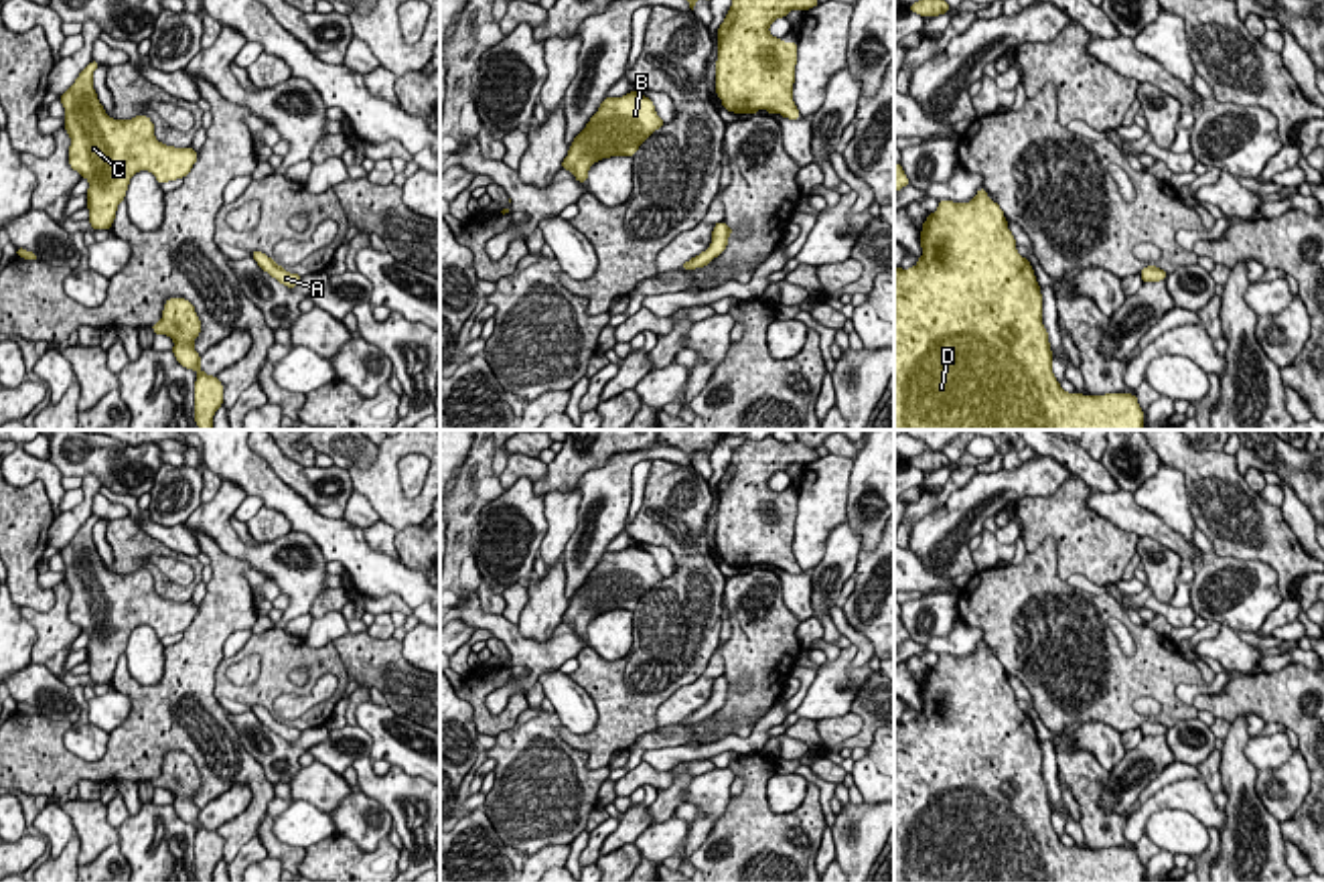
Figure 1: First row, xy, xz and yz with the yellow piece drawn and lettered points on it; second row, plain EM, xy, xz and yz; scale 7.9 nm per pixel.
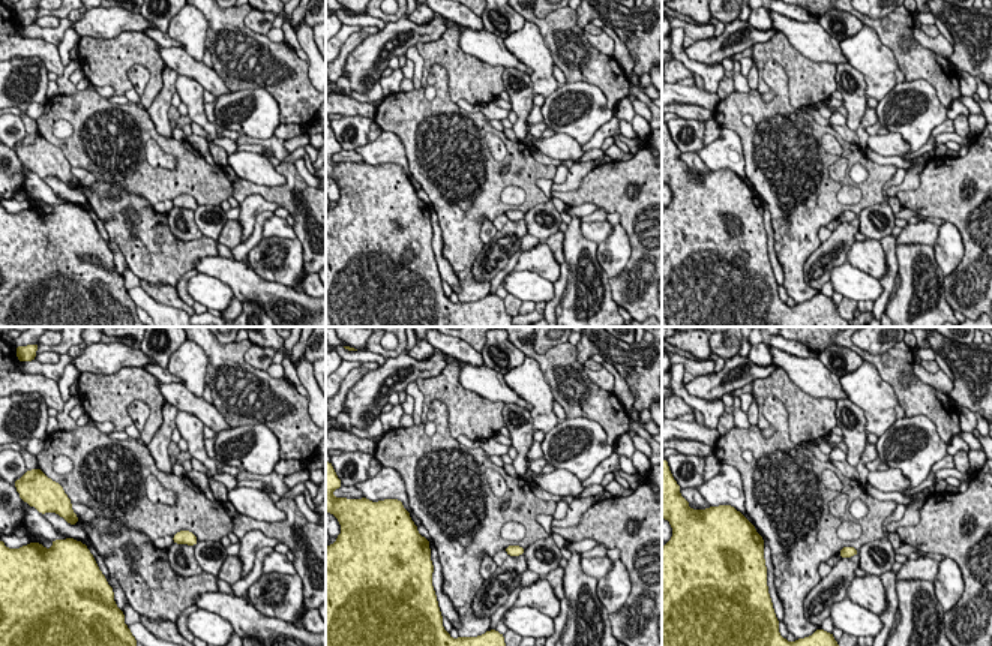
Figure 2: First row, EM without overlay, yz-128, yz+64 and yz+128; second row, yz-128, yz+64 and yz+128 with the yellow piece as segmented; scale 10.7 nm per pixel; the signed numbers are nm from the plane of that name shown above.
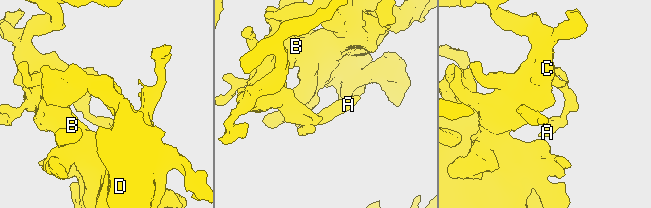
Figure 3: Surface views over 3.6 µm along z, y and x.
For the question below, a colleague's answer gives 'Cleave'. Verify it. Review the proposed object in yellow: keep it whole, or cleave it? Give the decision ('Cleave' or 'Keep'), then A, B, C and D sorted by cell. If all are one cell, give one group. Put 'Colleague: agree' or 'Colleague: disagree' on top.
Colleague: disagree
Keep. Groups: A B C D

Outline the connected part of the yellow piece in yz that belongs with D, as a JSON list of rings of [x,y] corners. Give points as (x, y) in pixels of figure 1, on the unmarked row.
[[[985,643],[969,657],[939,655],[918,687],[918,718],[894,722],[894,882],[1144,882],[1133,848],[1083,850],[1060,841],[1042,779],[1040,740],[1006,675]]]

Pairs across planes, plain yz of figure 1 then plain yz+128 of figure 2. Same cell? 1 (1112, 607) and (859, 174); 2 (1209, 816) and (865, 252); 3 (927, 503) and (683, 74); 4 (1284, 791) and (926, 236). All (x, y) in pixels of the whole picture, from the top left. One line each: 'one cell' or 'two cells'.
1: two cells
2: one cell
3: one cell
4: two cells

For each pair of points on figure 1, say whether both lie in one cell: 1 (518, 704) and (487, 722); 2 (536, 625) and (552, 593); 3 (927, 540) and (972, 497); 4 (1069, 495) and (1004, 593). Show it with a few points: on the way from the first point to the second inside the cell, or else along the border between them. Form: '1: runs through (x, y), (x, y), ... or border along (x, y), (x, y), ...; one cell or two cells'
1: runs through (509, 712), (495, 722); one cell
2: runs through (540, 617), (548, 601); one cell
3: runs through (937, 532), (962, 507); one cell
4: border along (1047, 536), (1055, 544), (1057, 572), (1065, 580); two cells

